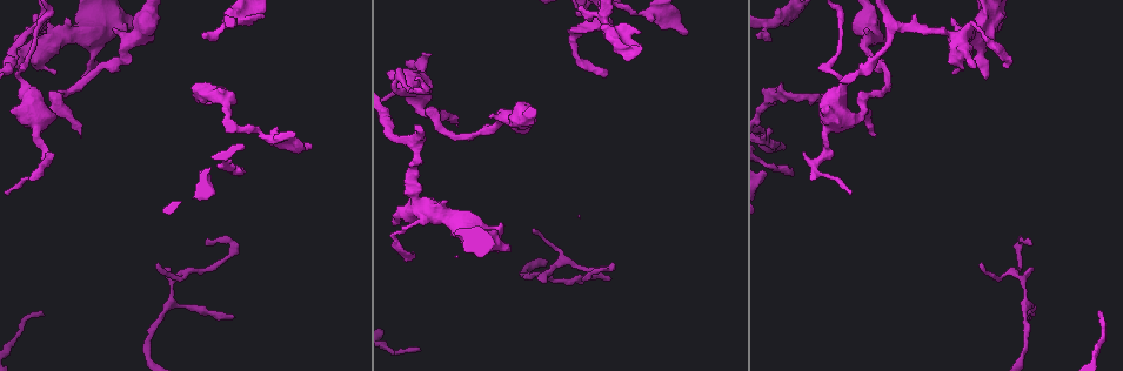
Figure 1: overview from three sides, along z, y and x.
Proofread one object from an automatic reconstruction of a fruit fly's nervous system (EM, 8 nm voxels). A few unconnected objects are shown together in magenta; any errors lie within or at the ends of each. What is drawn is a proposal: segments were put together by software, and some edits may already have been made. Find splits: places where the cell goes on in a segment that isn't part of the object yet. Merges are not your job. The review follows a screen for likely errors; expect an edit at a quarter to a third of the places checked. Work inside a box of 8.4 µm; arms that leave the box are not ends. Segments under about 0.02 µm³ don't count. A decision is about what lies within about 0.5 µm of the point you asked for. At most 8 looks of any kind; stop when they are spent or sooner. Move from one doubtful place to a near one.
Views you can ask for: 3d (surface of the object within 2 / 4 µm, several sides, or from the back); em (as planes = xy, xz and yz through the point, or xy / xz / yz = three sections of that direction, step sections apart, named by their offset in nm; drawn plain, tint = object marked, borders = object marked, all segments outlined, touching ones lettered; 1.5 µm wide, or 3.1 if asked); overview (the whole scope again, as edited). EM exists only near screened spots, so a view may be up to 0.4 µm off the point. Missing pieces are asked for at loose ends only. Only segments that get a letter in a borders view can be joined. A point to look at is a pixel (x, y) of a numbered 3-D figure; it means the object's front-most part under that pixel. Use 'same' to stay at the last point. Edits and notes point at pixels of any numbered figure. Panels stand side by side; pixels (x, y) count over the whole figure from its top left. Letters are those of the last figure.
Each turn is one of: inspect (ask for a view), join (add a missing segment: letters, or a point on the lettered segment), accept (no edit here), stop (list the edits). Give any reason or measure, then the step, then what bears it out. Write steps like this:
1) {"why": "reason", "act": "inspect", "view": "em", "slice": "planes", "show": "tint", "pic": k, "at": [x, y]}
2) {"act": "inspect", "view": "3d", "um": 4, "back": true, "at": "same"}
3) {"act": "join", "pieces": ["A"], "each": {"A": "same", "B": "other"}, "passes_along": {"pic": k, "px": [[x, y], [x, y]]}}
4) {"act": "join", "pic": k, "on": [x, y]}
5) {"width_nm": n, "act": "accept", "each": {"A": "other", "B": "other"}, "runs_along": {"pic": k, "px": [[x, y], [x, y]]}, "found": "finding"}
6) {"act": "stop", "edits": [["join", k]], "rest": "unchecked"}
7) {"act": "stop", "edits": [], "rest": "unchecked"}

{"why": "an open end", "act": "inspect", "view": "em", "slice": "planes", "show": "tint", "pic": 1, "at": [786, 144]}

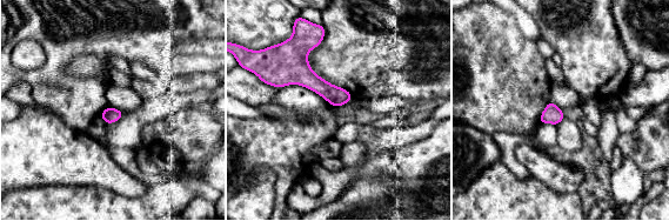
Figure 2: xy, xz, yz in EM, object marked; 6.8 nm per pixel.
{"why": "what lies round it", "act": "inspect", "view": "em", "slice": "planes", "show": "borders", "at": "same"}

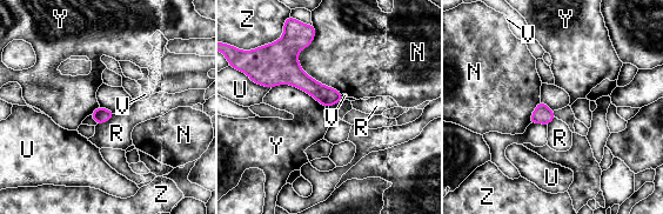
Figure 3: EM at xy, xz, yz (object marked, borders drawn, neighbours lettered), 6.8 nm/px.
{"longest_contact_nm": ["N", 500], "act": "accept", "each": {"N": "other", "R": "other", "U": "other", "V": "other", "Y": "other", "Z": "other"}, "runs_along": {"pic": 3, "px": [[261, 81], [299, 78], [339, 97]]}, "found": "no lettered segment goes on from it"}

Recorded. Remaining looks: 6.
{"why": "an open end", "act": "inspect", "view": "em", "slice": "planes", "show": "plain", "pic": 1, "at": [458, 123]}

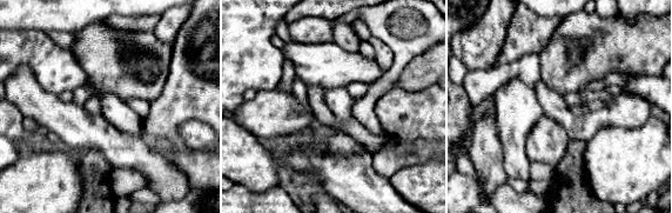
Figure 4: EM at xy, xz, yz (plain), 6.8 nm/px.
{"act": "inspect", "view": "em", "slice": "planes", "show": "tint", "at": "same"}

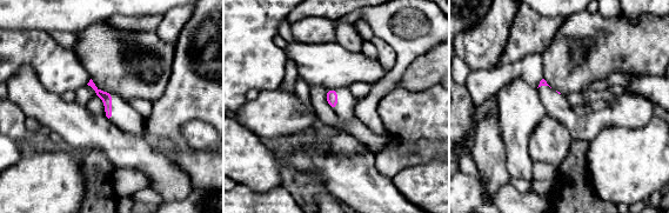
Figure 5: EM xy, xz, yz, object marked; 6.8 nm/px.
{"why": "what lies round it", "act": "inspect", "view": "em", "slice": "planes", "show": "borders", "at": "same"}

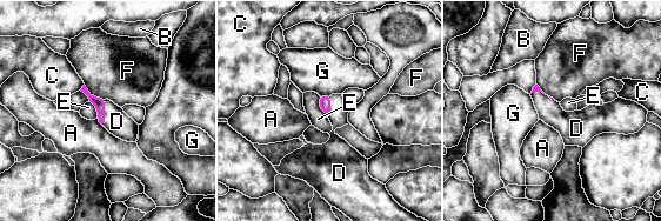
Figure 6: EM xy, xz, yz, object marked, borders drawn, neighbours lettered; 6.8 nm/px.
{"act": "join", "pieces": ["D"], "each": {"A": "other", "B": "other", "C": "other", "D": "same", "E": "other", "F": "other", "G": "other"}, "passes_along": {"pic": 6, "px": [[99, 102], [104, 112], [117, 121]]}, "found": "it goes on there"}

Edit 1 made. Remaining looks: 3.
{"why": "redraw", "act": "inspect", "view": "overview"}

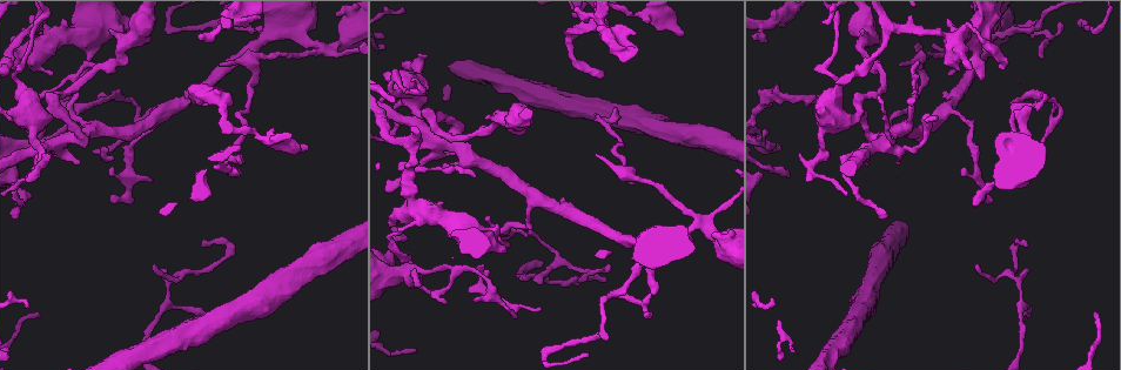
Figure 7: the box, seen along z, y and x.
{"why": "thin end", "act": "inspect", "view": "em", "slice": "yz", "step": 8, "show": "borders", "pic": 7, "at": [155, 265]}

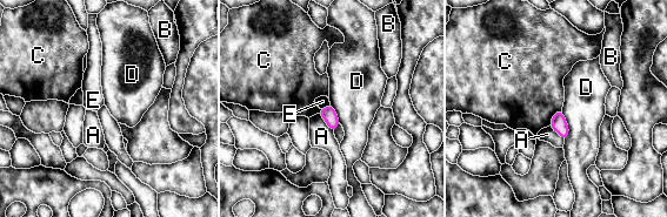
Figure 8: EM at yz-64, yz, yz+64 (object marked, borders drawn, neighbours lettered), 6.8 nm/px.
{"width_nm": 100, "longest_contact_nm": ["D", 200], "act": "accept", "each": {"A": "other", "B": "other", "C": "other", "D": "other", "E": "other"}, "found": "no lettered segment goes on from it"}

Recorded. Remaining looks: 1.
{"act": "stop", "edits": [["join", 6]], "rest": "unchecked"}

